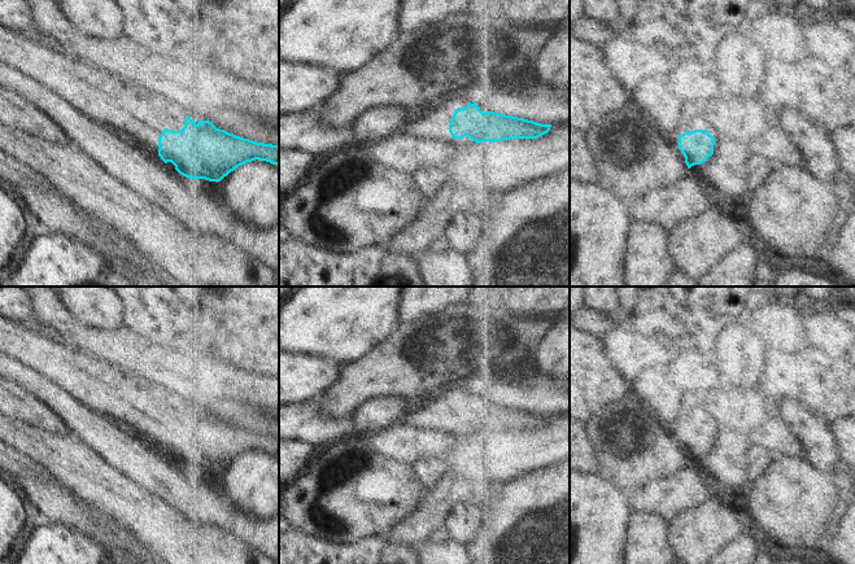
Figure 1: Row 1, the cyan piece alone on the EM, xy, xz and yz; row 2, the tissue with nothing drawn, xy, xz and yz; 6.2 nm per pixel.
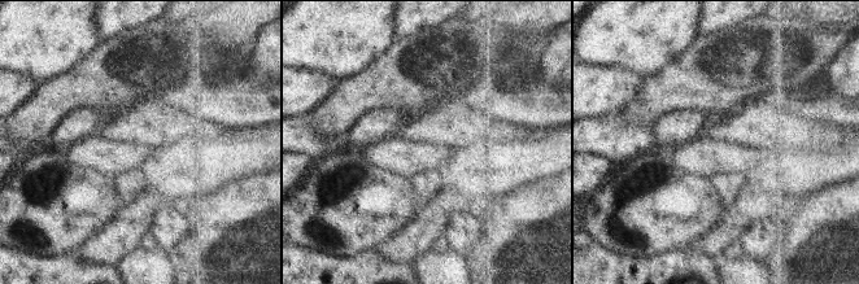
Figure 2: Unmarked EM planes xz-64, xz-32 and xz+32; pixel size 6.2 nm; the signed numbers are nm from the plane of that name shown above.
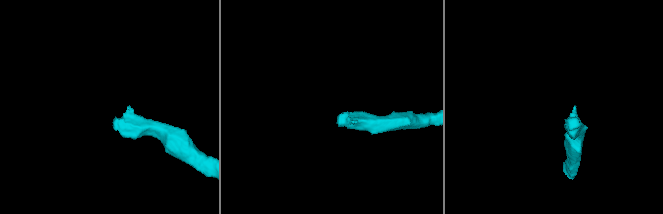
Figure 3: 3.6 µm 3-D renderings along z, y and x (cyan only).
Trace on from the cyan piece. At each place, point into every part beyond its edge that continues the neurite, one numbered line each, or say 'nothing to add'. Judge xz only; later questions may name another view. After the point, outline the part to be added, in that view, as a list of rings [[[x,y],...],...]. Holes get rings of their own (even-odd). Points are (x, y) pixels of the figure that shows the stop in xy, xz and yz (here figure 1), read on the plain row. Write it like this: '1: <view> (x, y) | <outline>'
1: xz (418, 415) | [[[432,388],[422,398],[411,402],[407,412],[400,419],[400,424],[410,428],[423,428],[437,434],[441,440],[448,441],[453,432],[450,423],[431,421],[429,417],[449,417],[454,402],[455,398],[444,399],[440,397],[439,390]]]

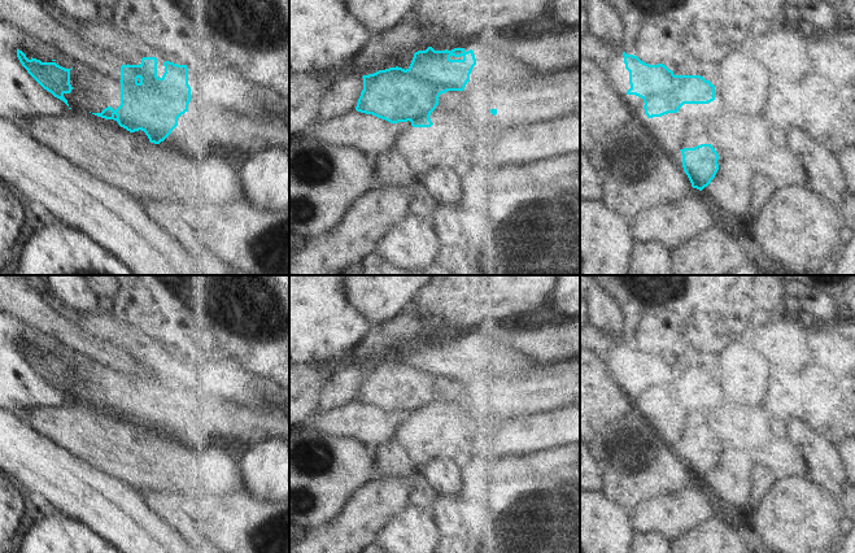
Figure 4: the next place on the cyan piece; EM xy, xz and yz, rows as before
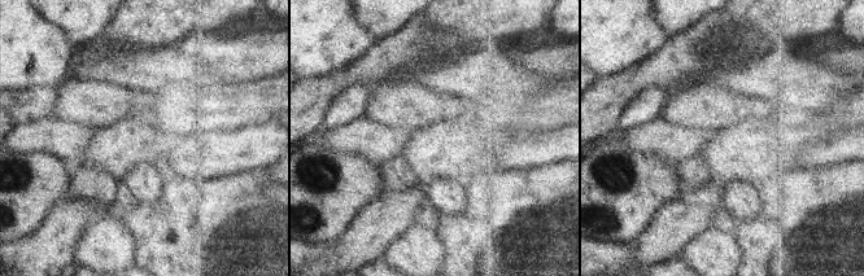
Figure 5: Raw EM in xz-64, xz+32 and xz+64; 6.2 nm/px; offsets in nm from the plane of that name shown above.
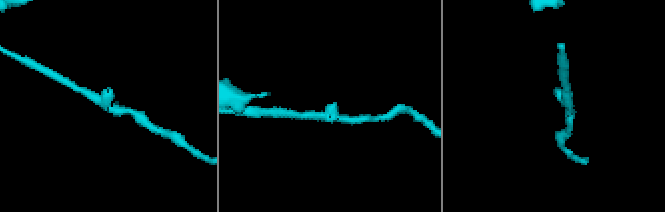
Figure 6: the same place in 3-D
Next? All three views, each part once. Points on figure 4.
nothing to add

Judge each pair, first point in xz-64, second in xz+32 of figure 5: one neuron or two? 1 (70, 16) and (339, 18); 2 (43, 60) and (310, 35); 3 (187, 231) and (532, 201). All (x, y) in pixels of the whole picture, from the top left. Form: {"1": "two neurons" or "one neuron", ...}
{"1": "two neurons", "2": "one neuron", "3": "one neuron"}

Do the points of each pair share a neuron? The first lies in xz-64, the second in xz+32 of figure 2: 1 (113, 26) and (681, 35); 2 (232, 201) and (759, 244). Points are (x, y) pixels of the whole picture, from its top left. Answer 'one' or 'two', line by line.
1: two
2: two

